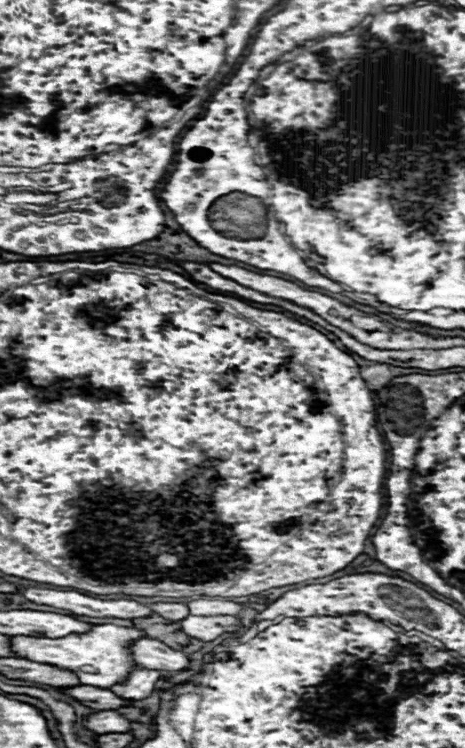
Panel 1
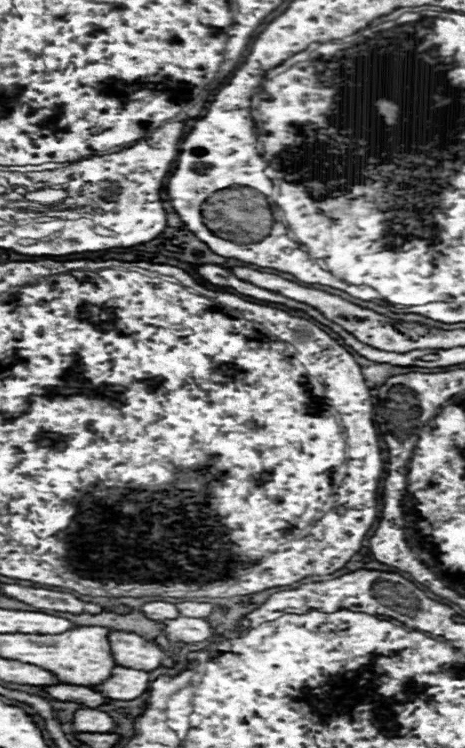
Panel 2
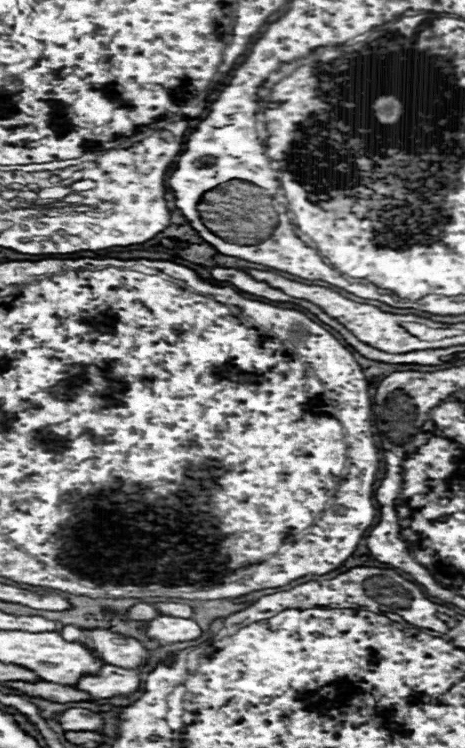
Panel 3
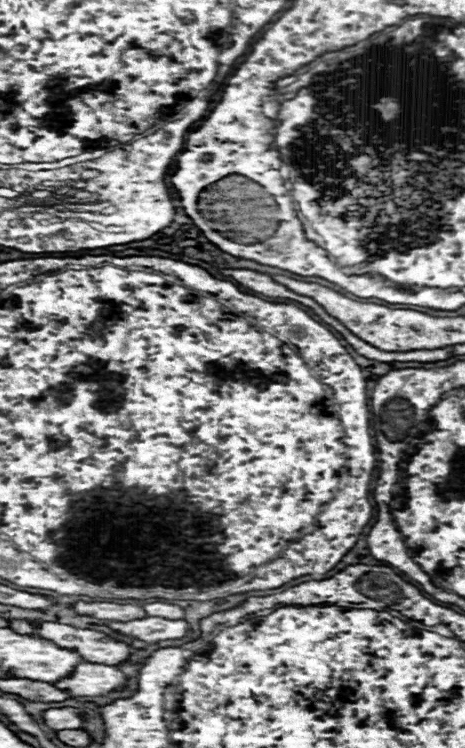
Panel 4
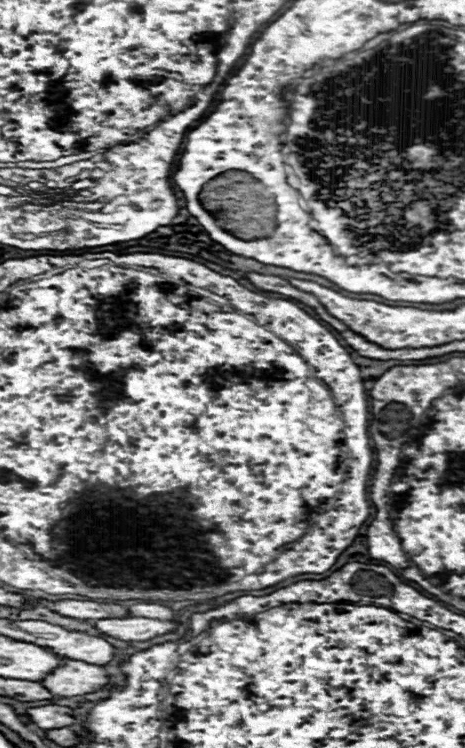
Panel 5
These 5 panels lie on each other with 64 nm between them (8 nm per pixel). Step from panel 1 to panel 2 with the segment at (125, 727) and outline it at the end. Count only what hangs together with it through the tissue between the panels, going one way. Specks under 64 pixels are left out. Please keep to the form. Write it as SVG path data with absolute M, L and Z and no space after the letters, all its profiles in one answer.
M84 708L76 712L74 728L78 732L112 732L116 728L116 722L106 712Z

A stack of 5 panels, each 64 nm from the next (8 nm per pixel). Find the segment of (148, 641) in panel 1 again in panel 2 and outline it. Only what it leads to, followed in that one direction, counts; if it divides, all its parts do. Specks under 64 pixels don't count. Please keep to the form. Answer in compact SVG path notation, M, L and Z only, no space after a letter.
M112 632L110 634L110 644L114 658L120 666L126 668L136 668L136 670L154 670L158 666L174 666L176 660L166 654L162 646L156 642L148 642L138 634L130 632Z

